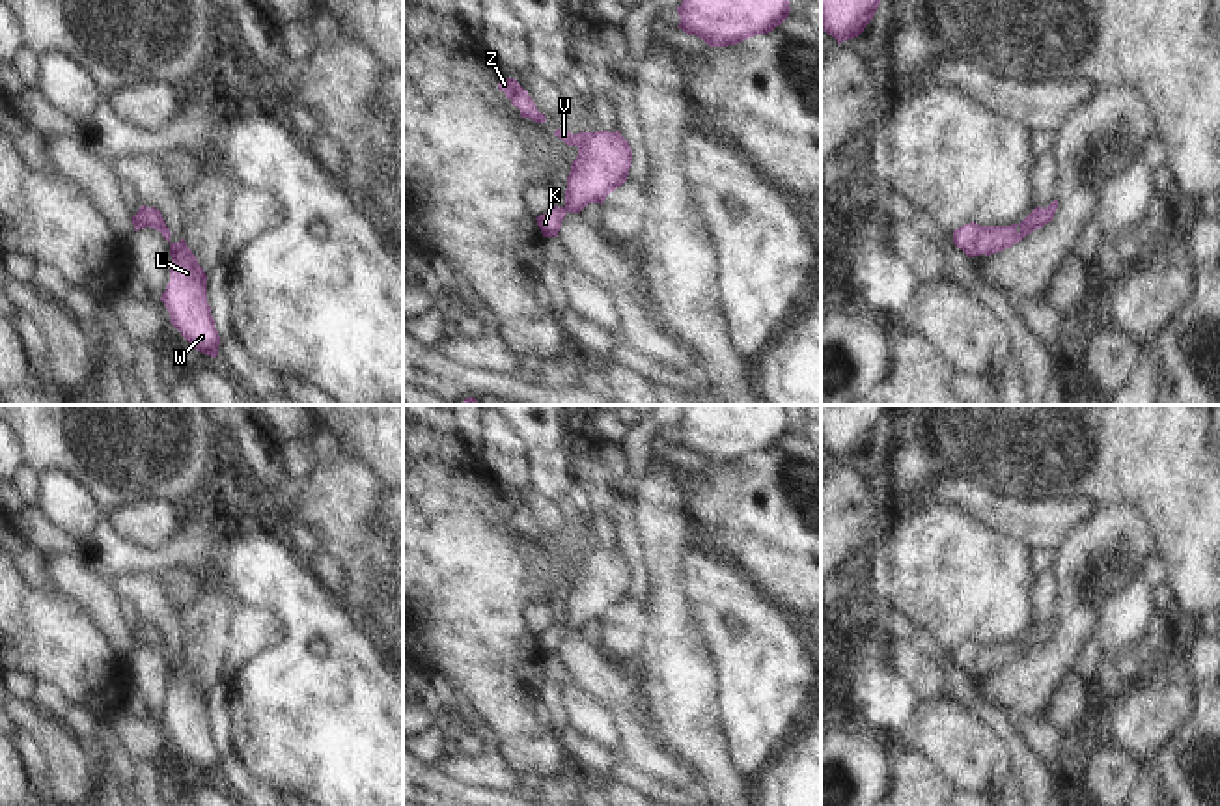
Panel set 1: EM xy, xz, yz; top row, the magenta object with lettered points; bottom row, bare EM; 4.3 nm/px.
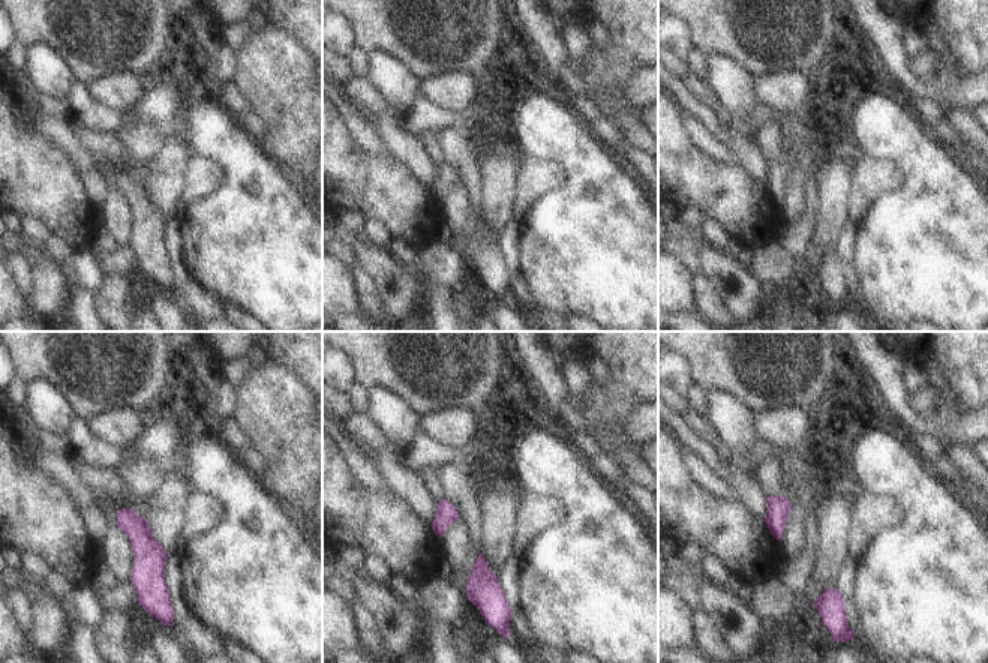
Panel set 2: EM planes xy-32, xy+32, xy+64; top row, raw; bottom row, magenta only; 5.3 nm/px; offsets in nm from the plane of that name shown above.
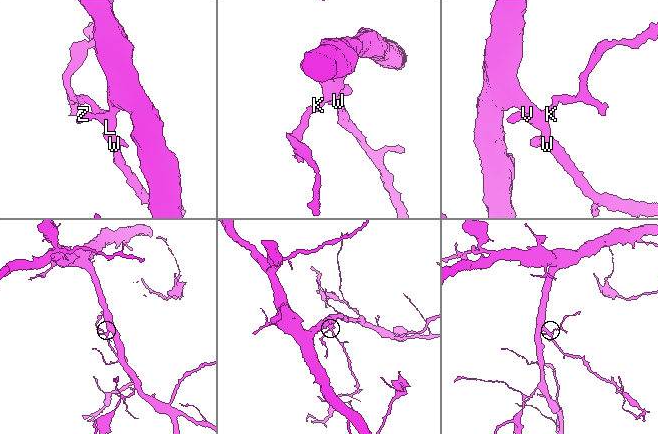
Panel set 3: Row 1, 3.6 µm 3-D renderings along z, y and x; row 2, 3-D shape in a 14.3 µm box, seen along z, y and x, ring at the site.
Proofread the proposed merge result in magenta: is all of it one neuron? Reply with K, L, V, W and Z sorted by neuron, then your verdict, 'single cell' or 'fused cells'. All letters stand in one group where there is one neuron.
groups K L V W Z; single cell

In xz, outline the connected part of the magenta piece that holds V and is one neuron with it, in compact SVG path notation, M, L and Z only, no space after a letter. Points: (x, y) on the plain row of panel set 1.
M556 547L554 554L576 563L578 575L567 595L565 623L554 623L535 636L543 655L558 655L567 631L580 631L589 621L603 623L606 614L627 599L632 580L631 563L619 549L571 552Z

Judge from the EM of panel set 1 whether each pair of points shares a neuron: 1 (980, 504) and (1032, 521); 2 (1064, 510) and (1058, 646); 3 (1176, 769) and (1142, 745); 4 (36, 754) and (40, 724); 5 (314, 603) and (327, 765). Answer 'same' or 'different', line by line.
1: same
2: different
3: different
4: different
5: same

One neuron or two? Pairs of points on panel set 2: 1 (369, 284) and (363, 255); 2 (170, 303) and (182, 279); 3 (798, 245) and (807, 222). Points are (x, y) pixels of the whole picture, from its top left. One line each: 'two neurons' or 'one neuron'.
1: two neurons
2: two neurons
3: one neuron

